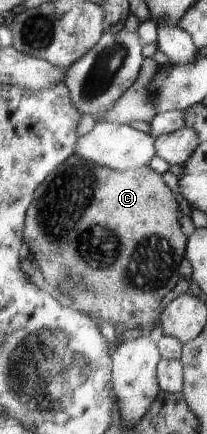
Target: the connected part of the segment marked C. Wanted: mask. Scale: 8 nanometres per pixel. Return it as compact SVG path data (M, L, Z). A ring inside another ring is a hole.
M74 154L65 163L55 168L50 176L35 190L34 200L26 213L26 228L24 229L24 241L26 248L33 255L40 271L43 273L46 284L50 288L59 289L61 293L69 296L74 301L75 309L89 314L99 322L109 322L113 325L123 325L127 330L140 327L141 331L147 333L154 327L161 326L160 317L165 308L163 299L167 293L175 291L183 276L179 273L181 261L186 258L186 245L188 237L181 231L181 209L175 193L169 189L169 185L163 181L163 175L153 171L149 166L143 166L134 170L114 170L106 168L83 159Z

